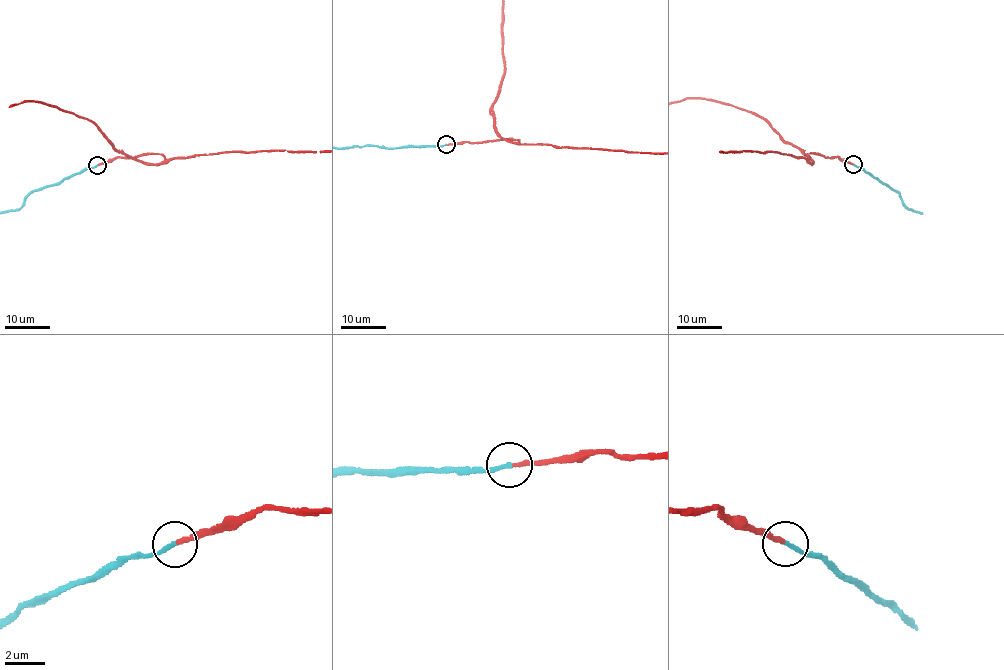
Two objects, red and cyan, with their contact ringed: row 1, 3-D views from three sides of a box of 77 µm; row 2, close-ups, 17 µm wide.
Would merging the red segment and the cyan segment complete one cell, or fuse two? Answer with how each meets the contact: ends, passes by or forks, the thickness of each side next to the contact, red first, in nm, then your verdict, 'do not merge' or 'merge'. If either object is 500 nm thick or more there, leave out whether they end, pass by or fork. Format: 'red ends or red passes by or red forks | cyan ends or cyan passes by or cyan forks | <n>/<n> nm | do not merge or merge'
red ends | cyan ends | 200/200 nm | merge

